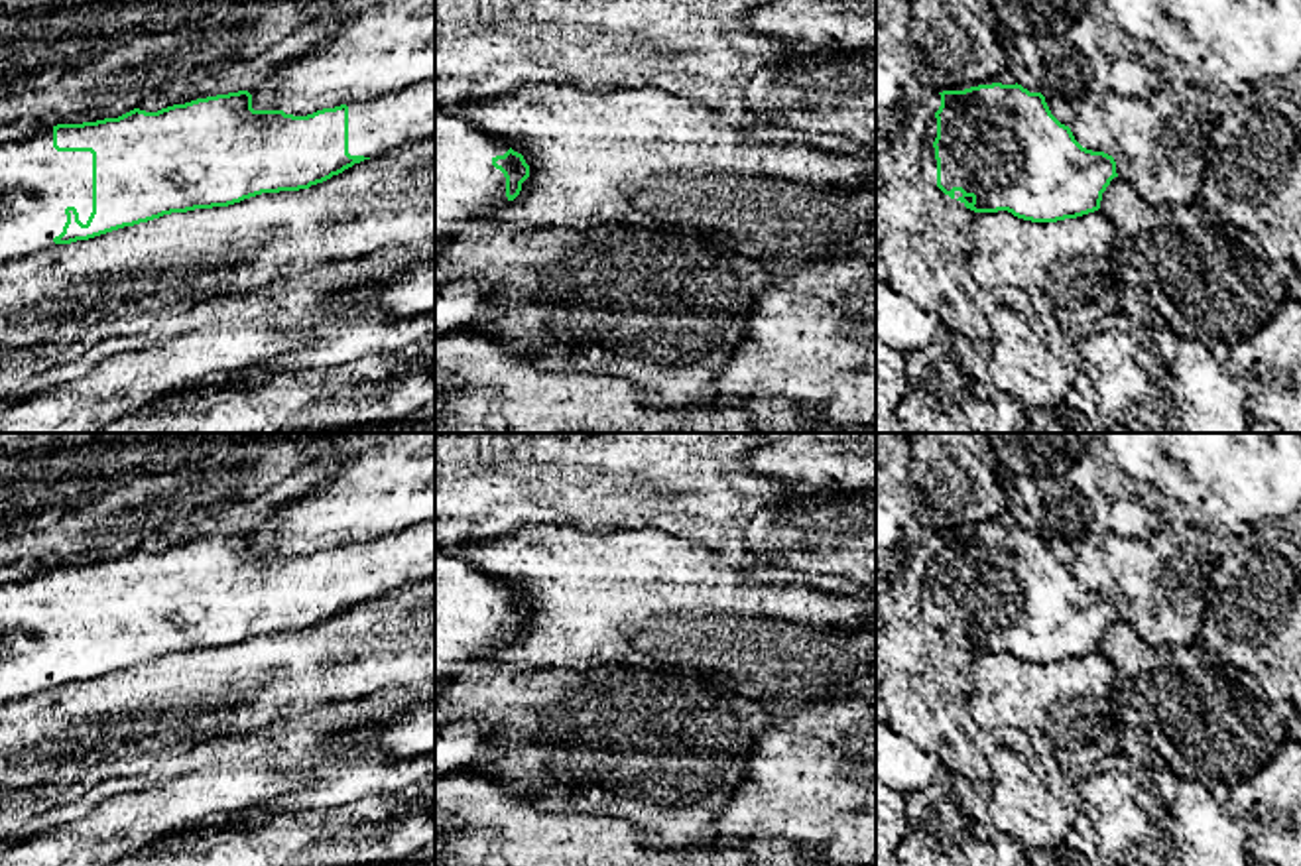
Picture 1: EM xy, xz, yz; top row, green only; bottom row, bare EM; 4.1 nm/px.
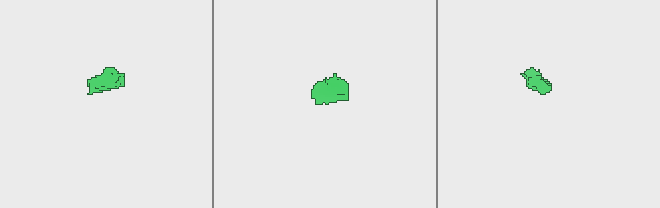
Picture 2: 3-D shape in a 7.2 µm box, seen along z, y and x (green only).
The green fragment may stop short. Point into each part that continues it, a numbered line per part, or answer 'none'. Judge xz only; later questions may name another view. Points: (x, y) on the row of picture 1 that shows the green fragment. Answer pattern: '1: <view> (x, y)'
1: xz (467, 185)

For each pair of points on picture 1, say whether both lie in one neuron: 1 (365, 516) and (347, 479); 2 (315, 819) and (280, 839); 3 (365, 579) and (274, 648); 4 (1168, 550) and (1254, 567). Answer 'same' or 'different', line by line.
1: same
2: same
3: different
4: different

